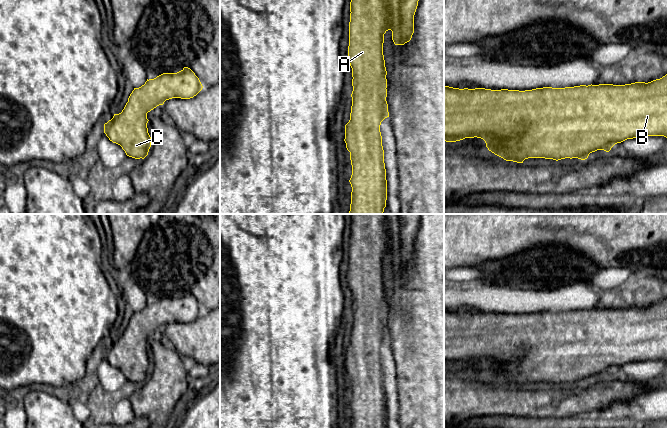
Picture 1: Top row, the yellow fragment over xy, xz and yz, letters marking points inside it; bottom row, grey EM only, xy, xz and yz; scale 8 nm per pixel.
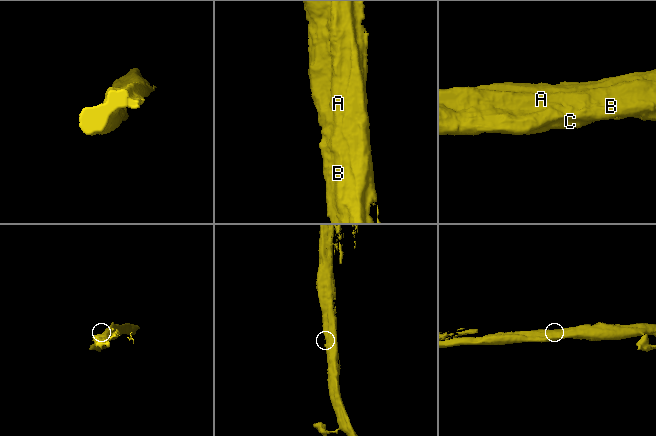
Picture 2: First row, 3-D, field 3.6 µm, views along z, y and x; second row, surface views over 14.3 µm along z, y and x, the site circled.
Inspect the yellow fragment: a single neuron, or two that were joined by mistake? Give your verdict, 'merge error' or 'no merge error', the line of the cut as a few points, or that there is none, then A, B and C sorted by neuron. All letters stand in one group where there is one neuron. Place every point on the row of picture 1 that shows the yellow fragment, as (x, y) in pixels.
no merge error; cut none; groups A B C

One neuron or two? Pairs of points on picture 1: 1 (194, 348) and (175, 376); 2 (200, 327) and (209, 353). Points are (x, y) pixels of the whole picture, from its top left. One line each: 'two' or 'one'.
1: two
2: one

